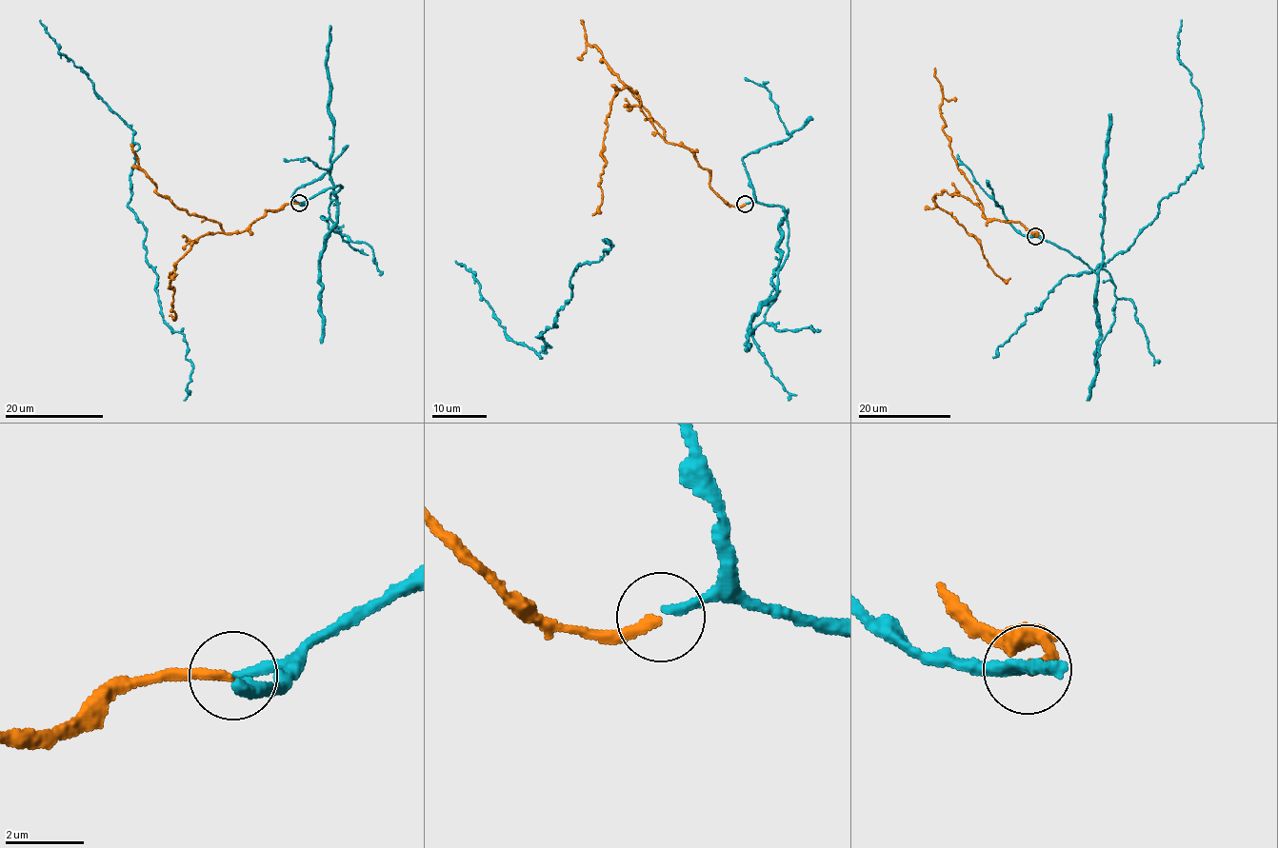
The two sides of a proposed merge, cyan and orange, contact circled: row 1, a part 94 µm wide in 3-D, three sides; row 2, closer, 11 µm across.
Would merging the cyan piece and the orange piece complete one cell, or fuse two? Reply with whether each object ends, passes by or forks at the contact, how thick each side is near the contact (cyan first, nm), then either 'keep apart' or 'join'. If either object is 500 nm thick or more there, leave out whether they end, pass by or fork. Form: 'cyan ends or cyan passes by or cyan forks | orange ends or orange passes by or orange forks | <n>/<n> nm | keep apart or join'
cyan ends | orange ends | 200/240 nm | join

